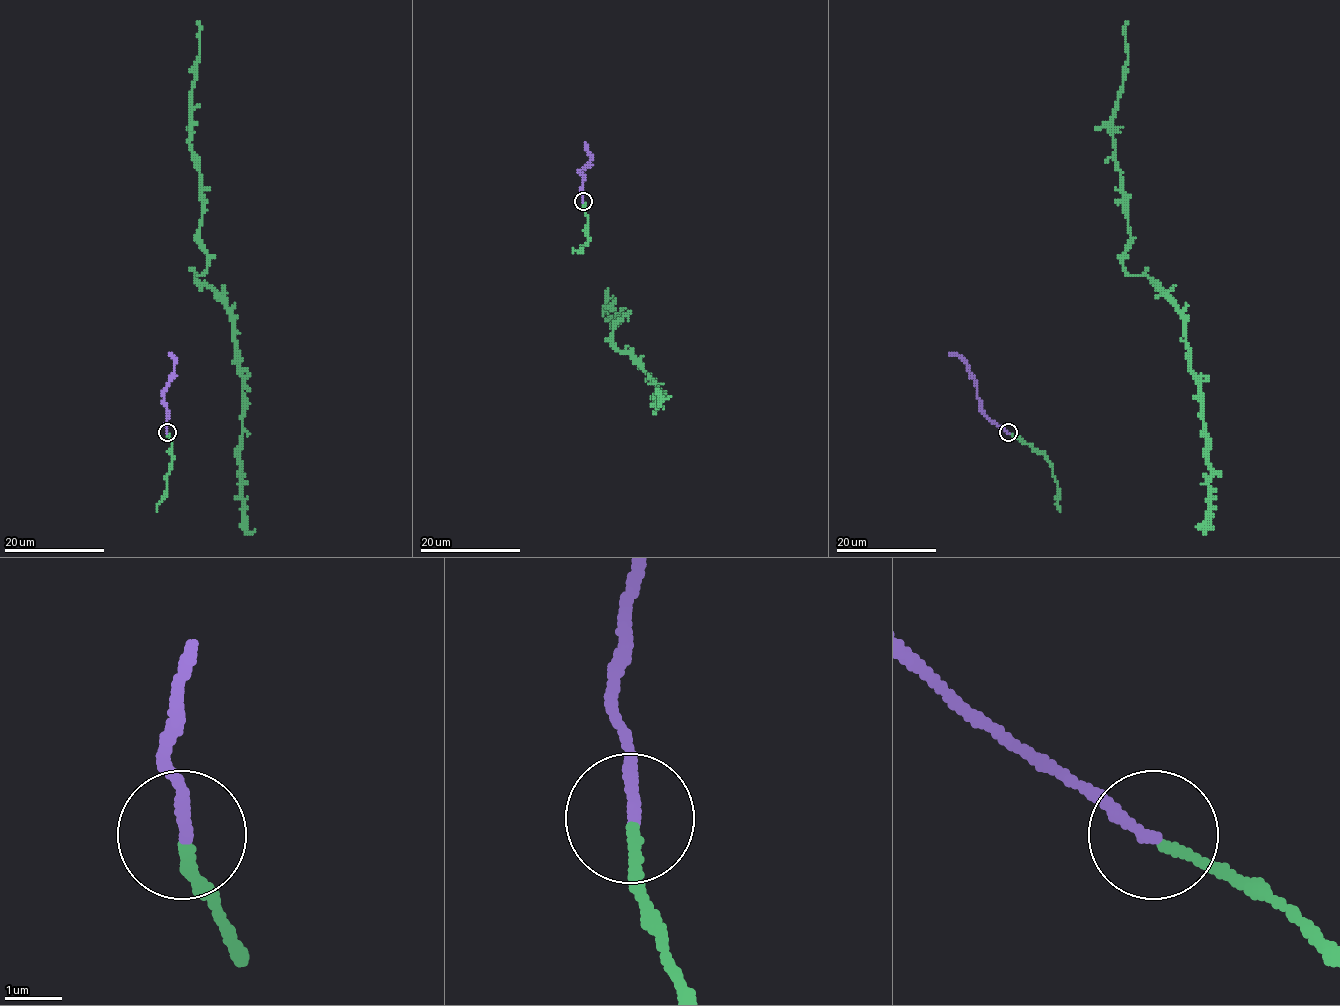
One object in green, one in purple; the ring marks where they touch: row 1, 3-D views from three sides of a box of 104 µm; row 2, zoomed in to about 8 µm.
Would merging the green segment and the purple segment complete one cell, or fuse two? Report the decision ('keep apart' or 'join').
join

